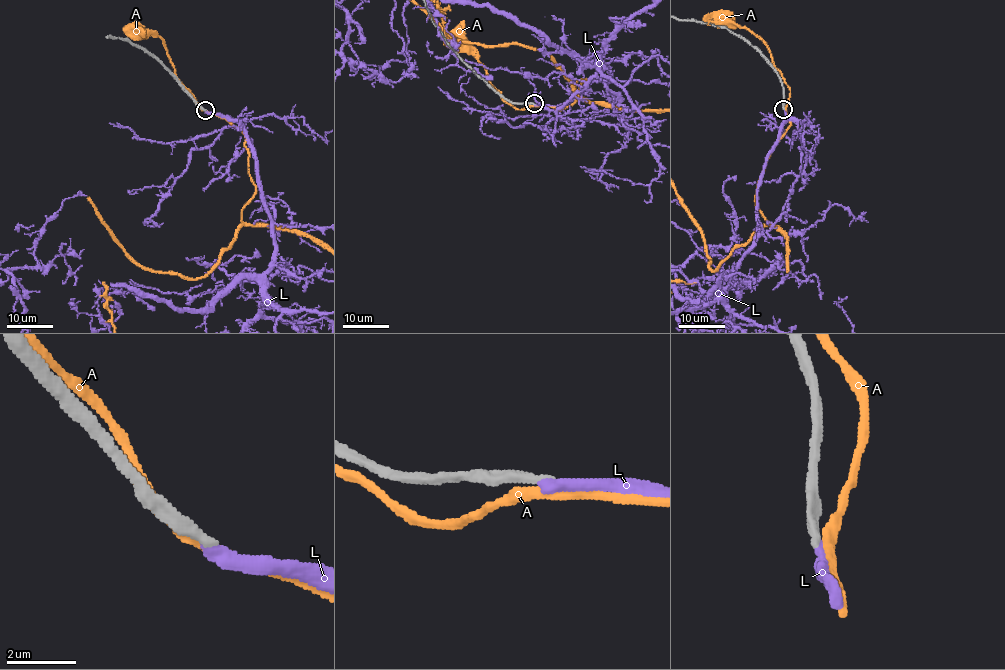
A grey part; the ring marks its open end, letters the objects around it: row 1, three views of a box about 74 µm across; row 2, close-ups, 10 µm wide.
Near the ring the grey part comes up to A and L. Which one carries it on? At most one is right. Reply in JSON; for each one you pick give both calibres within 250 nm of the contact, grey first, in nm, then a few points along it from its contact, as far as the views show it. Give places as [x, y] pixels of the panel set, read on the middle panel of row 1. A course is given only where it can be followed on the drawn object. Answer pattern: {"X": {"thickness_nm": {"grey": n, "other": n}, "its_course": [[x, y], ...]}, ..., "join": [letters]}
{"join": []}

